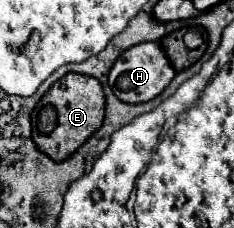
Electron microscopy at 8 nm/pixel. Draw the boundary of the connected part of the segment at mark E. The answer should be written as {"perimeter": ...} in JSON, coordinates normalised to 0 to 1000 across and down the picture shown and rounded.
{"perimeter":[[[286,325],[261,351],[244,351],[218,377],[218,395],[175,430],[167,491],[192,465],[218,465],[235,482],[244,553],[209,588],[184,588],[158,561],[141,561],[141,596],[132,605],[141,605],[141,623],[158,632],[158,649],[184,675],[201,675],[235,711],[269,711],[346,632],[363,632],[372,605],[389,588],[406,588],[406,570],[423,570],[423,553],[440,535],[440,491],[449,491],[449,412],[440,412],[440,386],[432,386],[415,342],[355,333],[355,325]]]}

